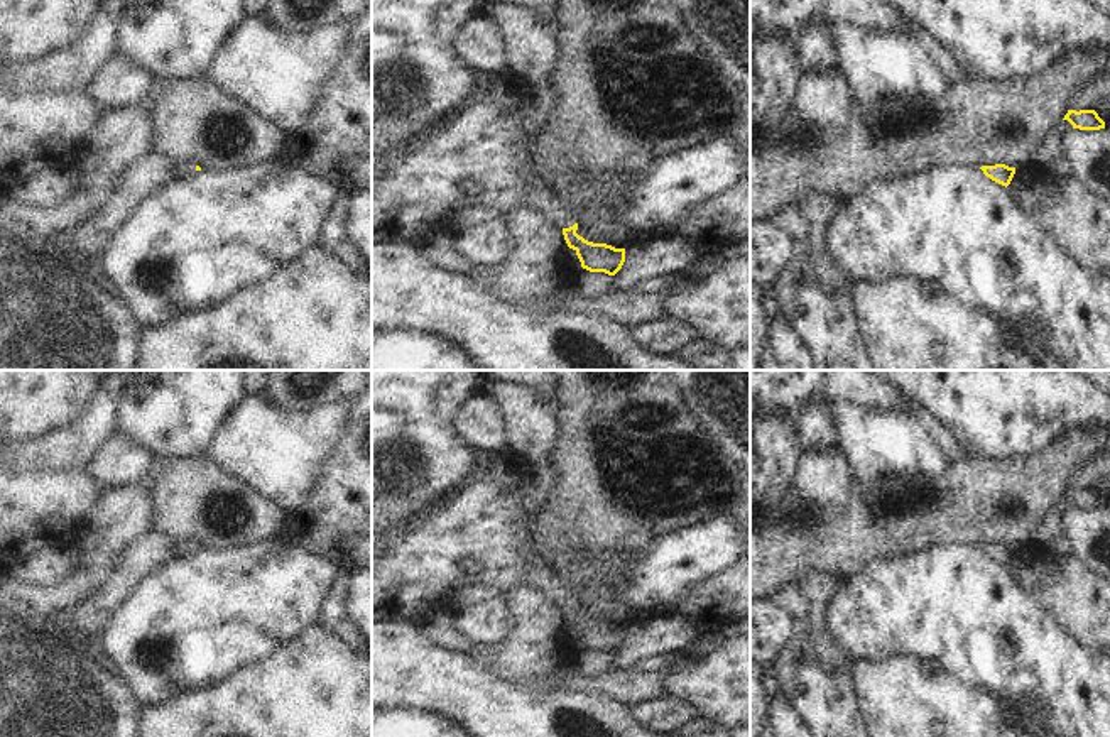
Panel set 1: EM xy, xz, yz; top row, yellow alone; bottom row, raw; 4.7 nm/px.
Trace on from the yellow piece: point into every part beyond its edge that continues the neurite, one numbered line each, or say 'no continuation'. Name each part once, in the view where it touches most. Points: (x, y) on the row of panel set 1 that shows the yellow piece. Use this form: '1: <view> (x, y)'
1: xz (539, 195)

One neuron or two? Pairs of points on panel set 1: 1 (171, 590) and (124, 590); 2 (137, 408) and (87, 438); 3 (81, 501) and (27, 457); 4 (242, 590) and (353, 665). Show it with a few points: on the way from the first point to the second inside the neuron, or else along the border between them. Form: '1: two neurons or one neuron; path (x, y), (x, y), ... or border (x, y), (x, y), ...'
1: two neurons; border (168, 565), (159, 568), (112, 621)
2: two neurons; border (129, 387), (122, 403), (119, 431)
3: two neurons; border (90, 470), (17, 474)
4: two neurons; border (316, 622), (272, 656)

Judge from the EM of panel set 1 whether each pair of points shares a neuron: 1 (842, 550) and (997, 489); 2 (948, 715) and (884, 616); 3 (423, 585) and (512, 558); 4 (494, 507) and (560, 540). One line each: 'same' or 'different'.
1: same
2: different
3: same
4: different

